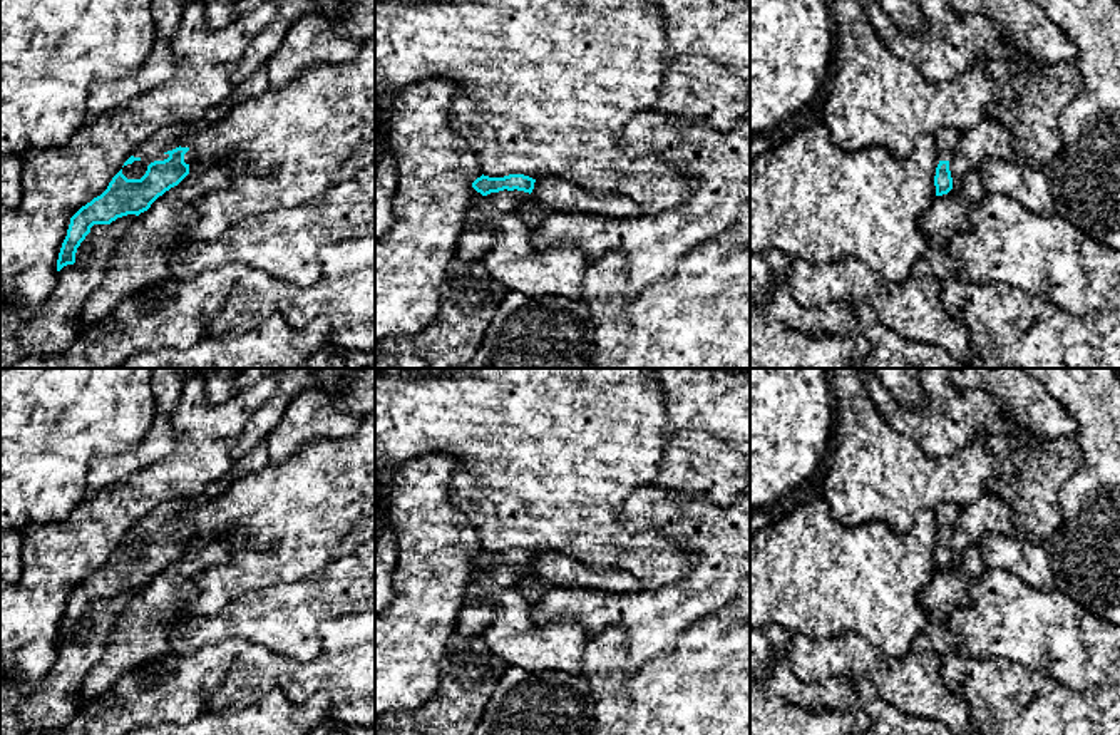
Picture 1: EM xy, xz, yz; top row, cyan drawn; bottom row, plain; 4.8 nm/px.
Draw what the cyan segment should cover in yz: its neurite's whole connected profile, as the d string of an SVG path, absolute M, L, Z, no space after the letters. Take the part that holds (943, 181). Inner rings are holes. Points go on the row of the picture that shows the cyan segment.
M943 127L934 134L934 137L939 157L939 164L936 167L934 176L934 186L936 186L936 196L943 196L953 189L949 159L953 157L959 144L961 132L954 127Z

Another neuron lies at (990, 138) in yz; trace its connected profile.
M986 117L959 137L959 144L949 159L953 189L959 189L961 179L981 166L988 157L1010 159L1013 139L1010 129L998 119Z

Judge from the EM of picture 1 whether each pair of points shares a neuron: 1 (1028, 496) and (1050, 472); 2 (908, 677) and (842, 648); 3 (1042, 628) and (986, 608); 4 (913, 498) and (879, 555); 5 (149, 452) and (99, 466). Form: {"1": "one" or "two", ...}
{"1": "one", "2": "one", "3": "one", "4": "two", "5": "one"}

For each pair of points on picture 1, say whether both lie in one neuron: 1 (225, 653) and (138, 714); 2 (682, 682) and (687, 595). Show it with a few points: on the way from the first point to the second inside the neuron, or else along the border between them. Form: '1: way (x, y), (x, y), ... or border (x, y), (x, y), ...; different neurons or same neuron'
1: way (203, 670), (173, 690), (159, 692); same neuron
2: border (719, 608), (692, 623), (667, 653), (657, 657); different neurons

